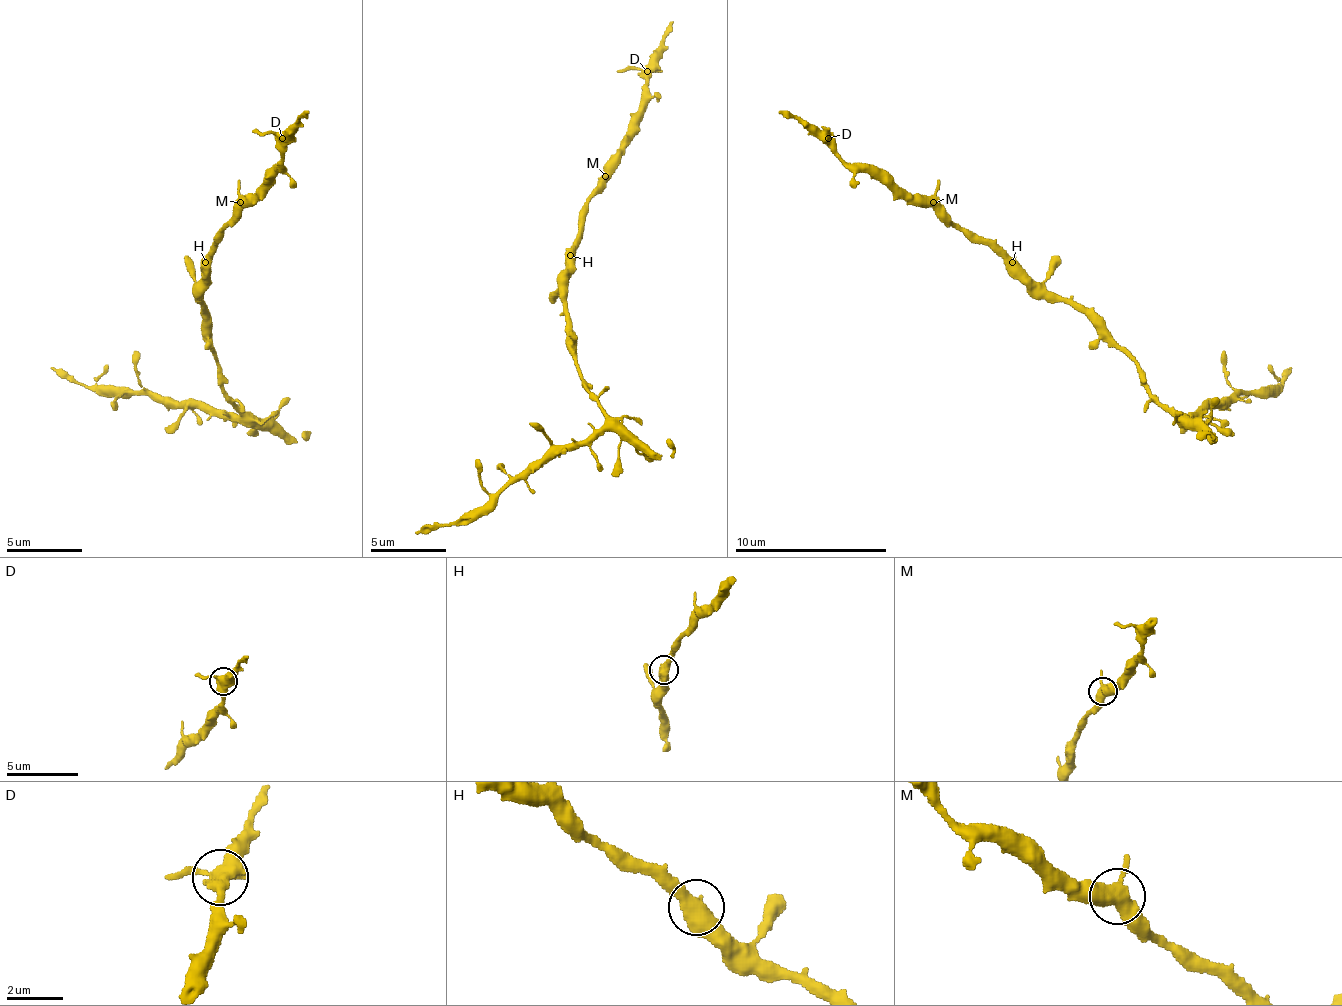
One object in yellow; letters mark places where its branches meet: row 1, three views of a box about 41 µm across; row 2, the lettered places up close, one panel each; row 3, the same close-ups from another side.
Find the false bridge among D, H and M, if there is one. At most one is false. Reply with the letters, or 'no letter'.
no letter

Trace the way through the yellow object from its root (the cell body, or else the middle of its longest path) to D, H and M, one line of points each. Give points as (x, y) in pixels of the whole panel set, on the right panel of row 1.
D: (1077, 312), (1062, 300), (1039, 297), (986, 243), (970, 243), (928, 205), (917, 205), (856, 171), (829, 137)
H: (1077, 312), (1062, 300), (1050, 300), (1012, 262)
M: (1077, 312), (1062, 300), (1046, 300), (1039, 297), (986, 243), (970, 239), (932, 201)

